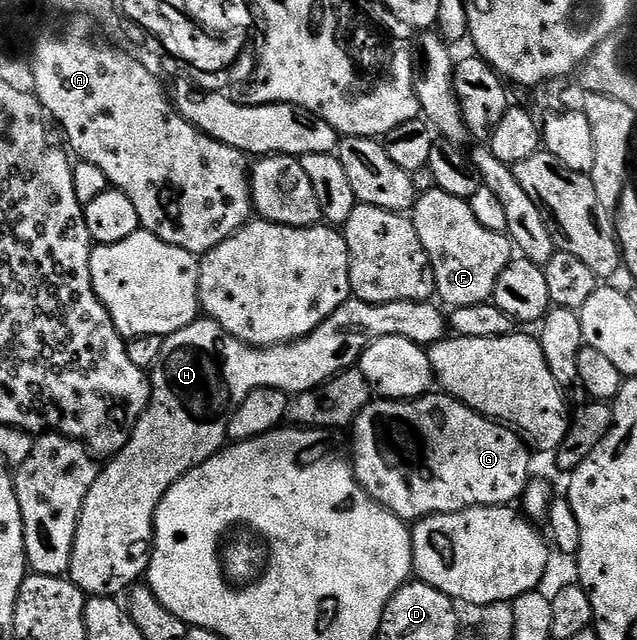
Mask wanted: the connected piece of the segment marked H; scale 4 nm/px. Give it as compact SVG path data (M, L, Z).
M349 298L342 306L338 306L338 310L334 310L332 316L326 318L326 322L322 322L322 326L318 326L318 330L314 330L309 336L304 336L300 340L291 340L289 344L273 344L271 348L258 348L251 344L245 344L238 337L228 333L218 322L207 318L198 318L190 326L173 332L171 336L165 339L164 359L160 361L158 367L155 369L154 375L151 377L152 397L146 406L146 410L140 415L136 425L133 426L126 446L122 446L122 450L105 463L108 464L105 468L103 465L97 471L94 486L90 486L90 494L86 494L86 502L82 502L82 514L78 518L78 534L74 534L74 554L70 558L70 566L67 570L67 575L70 577L72 583L77 584L84 591L85 597L110 596L116 598L121 594L127 593L147 573L148 564L152 560L152 545L156 542L156 511L162 502L162 498L166 494L166 490L170 490L170 486L174 486L174 482L178 482L178 478L182 478L189 470L197 468L199 464L206 462L211 456L216 455L221 448L225 447L226 441L228 440L228 420L234 414L234 410L238 410L238 406L242 406L242 402L246 402L246 394L250 394L256 388L277 388L289 394L314 390L318 385L327 382L327 380L333 380L340 372L347 372L349 368L353 367L359 361L360 355L378 338L401 336L402 338L410 338L410 342L414 342L415 344L425 346L434 345L439 340L445 339L446 336L445 313L443 316L434 305L435 303L427 300L367 304L361 300Z

